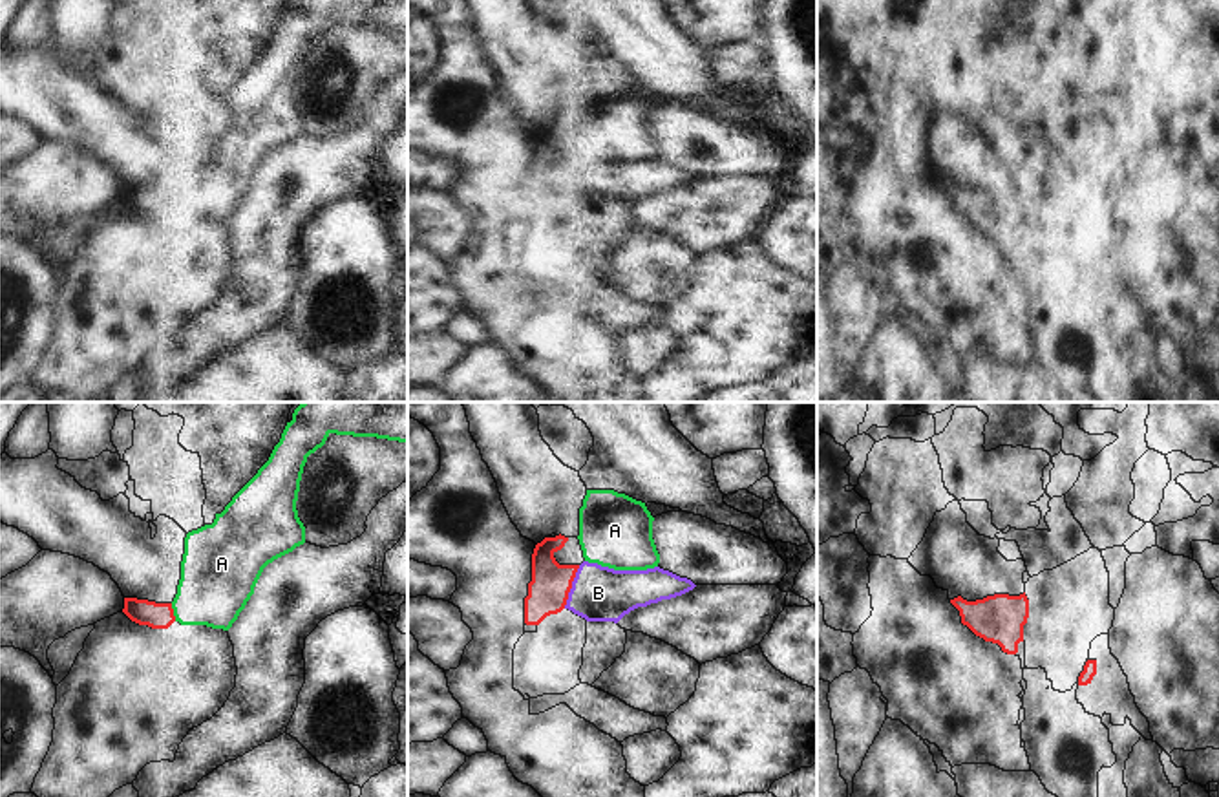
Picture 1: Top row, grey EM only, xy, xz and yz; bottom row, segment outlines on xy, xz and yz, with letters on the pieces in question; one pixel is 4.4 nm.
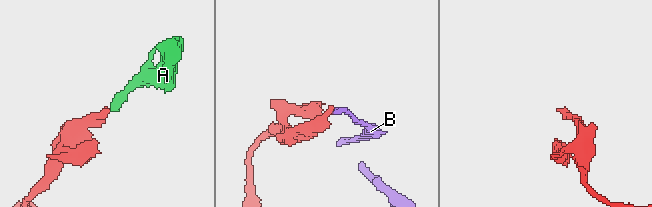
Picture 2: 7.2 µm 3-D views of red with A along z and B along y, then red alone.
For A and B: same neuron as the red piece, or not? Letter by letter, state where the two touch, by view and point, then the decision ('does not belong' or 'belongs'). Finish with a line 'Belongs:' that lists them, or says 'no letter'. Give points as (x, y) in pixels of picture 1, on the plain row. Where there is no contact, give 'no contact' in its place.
A: xy (172, 203) | belongs
B: xz (571, 178) | does not belong
Belongs: A

